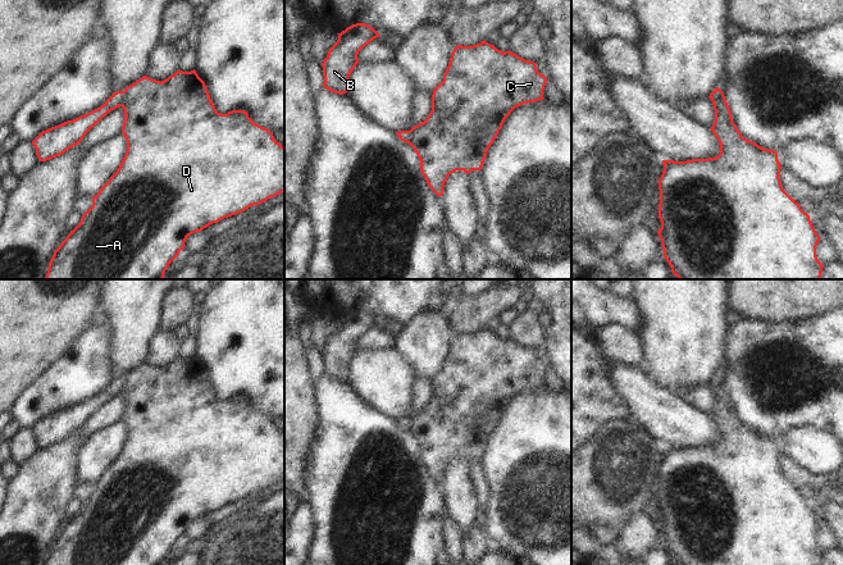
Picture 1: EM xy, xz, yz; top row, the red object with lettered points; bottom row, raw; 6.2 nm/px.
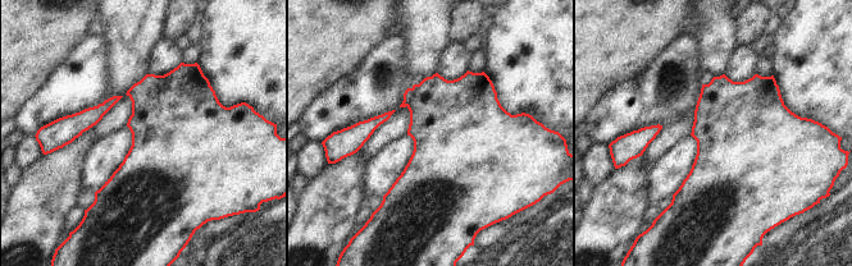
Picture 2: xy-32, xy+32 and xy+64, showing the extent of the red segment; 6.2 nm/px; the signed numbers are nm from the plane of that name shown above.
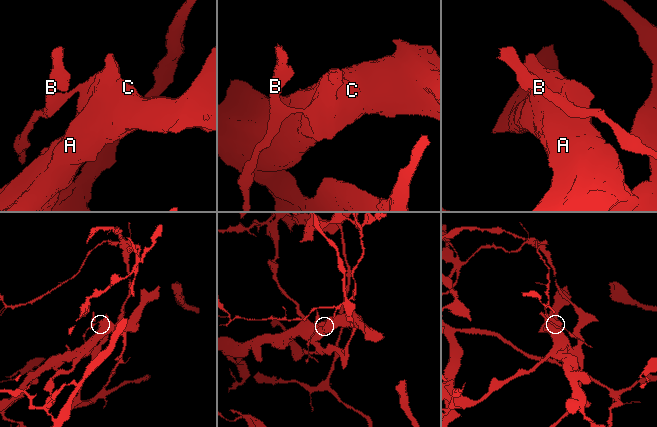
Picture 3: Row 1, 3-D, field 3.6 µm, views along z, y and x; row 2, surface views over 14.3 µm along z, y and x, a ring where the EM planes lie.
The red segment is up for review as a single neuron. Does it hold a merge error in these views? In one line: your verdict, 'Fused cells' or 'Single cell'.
Fused cells.

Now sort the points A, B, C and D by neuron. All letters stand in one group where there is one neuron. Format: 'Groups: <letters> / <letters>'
Groups: A C D / B.

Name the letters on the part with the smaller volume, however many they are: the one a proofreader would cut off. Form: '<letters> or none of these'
B

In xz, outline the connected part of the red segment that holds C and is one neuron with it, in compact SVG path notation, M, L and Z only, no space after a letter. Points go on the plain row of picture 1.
M484 327L473 333L455 333L443 368L433 377L432 397L424 409L410 416L407 429L420 447L420 459L430 477L442 483L445 469L451 460L464 457L469 461L471 457L480 457L505 406L515 395L543 387L546 370L547 365L537 357L534 348L525 347L510 337L502 340Z

